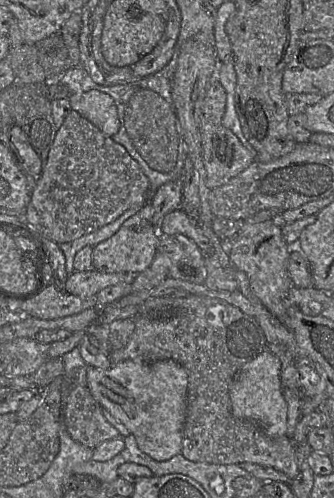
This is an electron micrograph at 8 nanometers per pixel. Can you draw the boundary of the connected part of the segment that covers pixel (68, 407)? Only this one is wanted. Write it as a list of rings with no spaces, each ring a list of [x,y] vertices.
[[[73,385],[63,407],[63,424],[71,438],[91,449],[102,442],[121,437],[103,415],[102,406],[87,386]]]

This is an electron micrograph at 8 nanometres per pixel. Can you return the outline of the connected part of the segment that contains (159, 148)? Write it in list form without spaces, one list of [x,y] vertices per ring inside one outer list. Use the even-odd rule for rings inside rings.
[[[169,65],[159,73],[137,79],[128,84],[102,86],[95,83],[81,66],[71,67],[58,82],[72,93],[91,90],[104,92],[113,98],[118,111],[120,129],[111,138],[121,144],[141,166],[149,179],[150,196],[163,184],[181,178],[186,159],[183,131],[172,98],[172,78]]]

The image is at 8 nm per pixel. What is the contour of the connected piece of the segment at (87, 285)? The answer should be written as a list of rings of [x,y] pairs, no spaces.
[[[97,270],[74,271],[67,278],[65,291],[80,298],[88,298],[109,286],[121,283],[132,284],[137,275],[134,273],[103,273]]]

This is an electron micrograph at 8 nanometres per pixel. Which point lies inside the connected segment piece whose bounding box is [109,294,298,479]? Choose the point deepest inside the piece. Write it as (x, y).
(212, 339)

